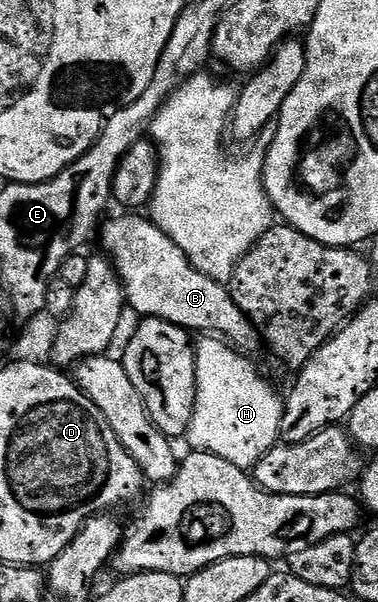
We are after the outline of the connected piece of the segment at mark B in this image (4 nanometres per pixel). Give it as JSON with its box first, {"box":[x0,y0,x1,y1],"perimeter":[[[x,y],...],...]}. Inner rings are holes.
{"box":[99,212,263,356],"perimeter":[[[133,212],[122,215],[122,218],[110,217],[100,227],[99,242],[101,238],[101,246],[106,250],[102,251],[121,277],[128,309],[141,318],[167,320],[190,332],[198,330],[196,333],[201,336],[223,336],[233,349],[246,356],[256,355],[263,343],[249,317],[229,295],[228,285],[198,272],[191,260],[187,260],[183,248],[148,217]]]}

